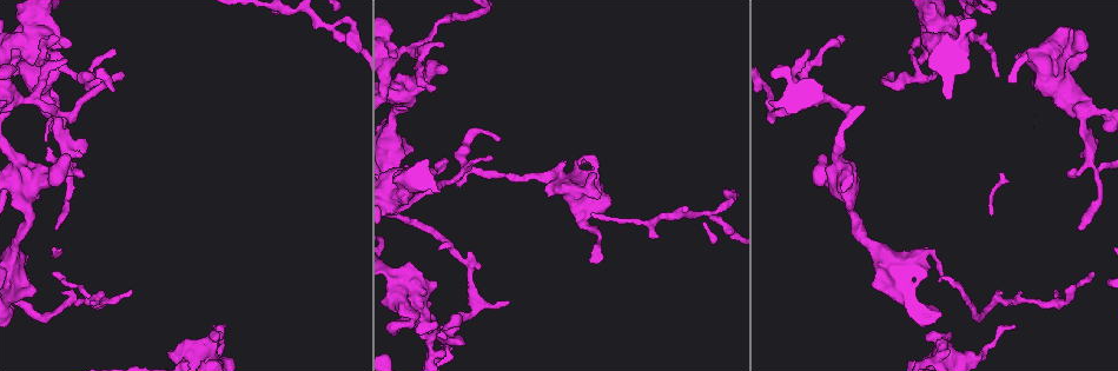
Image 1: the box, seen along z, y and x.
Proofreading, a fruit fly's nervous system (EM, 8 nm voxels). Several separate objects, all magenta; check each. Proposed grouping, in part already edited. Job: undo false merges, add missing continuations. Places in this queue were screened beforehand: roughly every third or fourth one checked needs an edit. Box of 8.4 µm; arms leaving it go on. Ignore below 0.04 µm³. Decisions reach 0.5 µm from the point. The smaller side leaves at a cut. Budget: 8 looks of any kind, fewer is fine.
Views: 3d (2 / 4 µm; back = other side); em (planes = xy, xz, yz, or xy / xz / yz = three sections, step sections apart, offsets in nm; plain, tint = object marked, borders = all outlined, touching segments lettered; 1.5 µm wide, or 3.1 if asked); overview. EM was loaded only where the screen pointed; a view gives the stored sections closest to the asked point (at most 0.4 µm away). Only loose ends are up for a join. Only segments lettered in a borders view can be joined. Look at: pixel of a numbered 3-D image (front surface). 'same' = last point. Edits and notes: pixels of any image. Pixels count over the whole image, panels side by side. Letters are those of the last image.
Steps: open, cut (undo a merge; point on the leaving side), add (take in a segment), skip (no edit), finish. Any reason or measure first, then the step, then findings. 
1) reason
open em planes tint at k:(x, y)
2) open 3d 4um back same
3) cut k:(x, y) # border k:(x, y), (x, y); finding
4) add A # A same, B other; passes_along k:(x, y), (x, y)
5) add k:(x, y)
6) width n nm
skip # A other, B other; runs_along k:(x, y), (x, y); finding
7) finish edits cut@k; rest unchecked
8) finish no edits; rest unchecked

thin end
open em xy step 4 tint at 1:(131, 289)

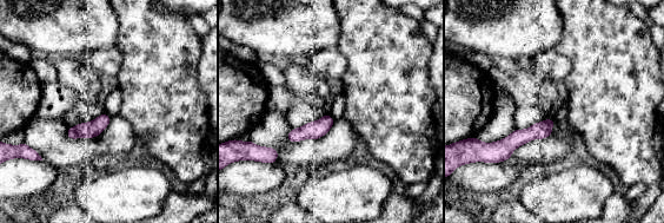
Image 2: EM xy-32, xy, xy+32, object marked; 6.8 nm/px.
open em planes borders same

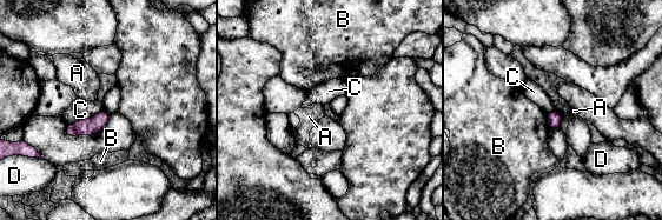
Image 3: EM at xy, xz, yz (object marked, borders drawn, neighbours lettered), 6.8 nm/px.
width 100 nm
skip # A other, B other, C other, D other; border 3:(103, 110), (87, 119), (67, 125); none of them fits

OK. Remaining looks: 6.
branch stops here
open em xy step 4 borders at 1:(598, 263)

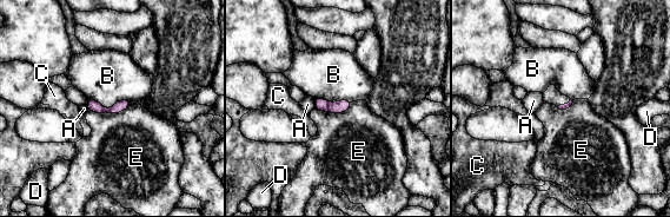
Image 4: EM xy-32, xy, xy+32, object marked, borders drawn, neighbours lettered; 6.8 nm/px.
skip # A other, B other, C other, D other, E other; runs_along 4:(126, 103), (113, 110), (90, 107); no lettered segment goes on from it

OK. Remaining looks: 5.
four-way junction
open em xy step 4 tint at 1:(19, 99)

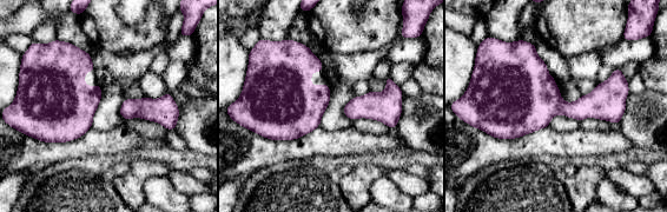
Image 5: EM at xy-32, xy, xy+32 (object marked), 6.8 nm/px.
cut it another way
open em planes borders same

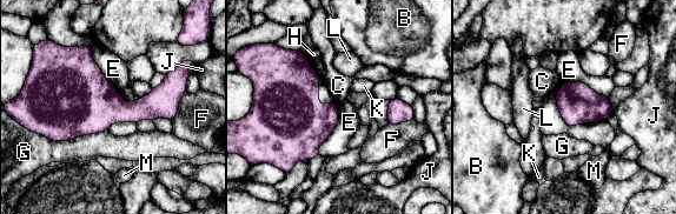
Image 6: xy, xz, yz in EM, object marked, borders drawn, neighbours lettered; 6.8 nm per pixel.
skip # B other, C other, E other, F other, G other, H other, J other, K other, L other, M other; border 6:(337, 104), (337, 125), (318, 154); all the same neuron

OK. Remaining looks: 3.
finish no edits; rest unchecked

